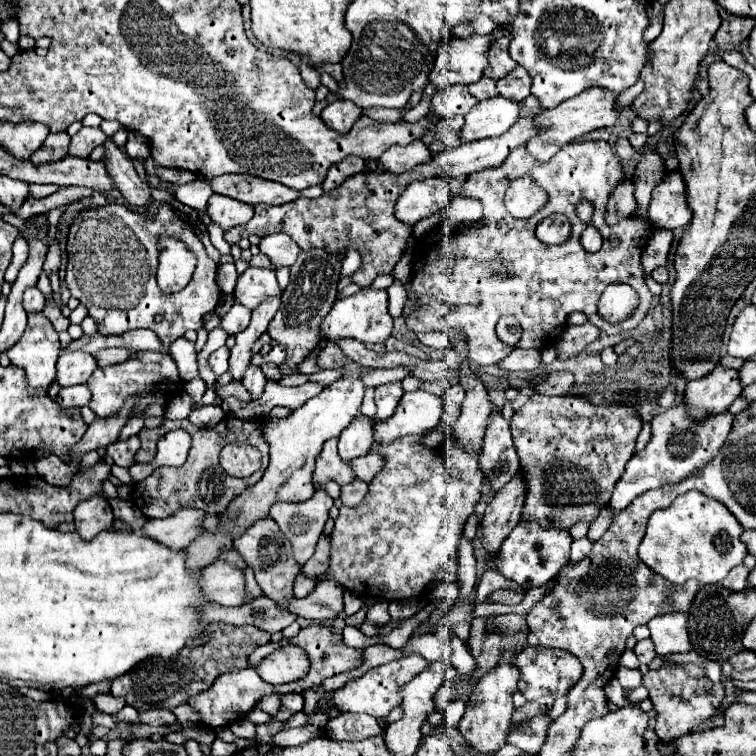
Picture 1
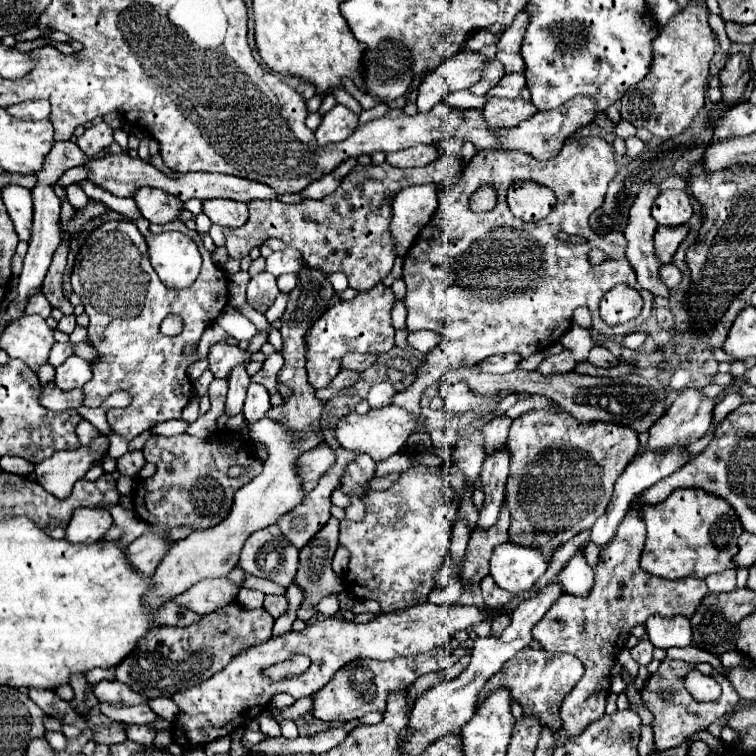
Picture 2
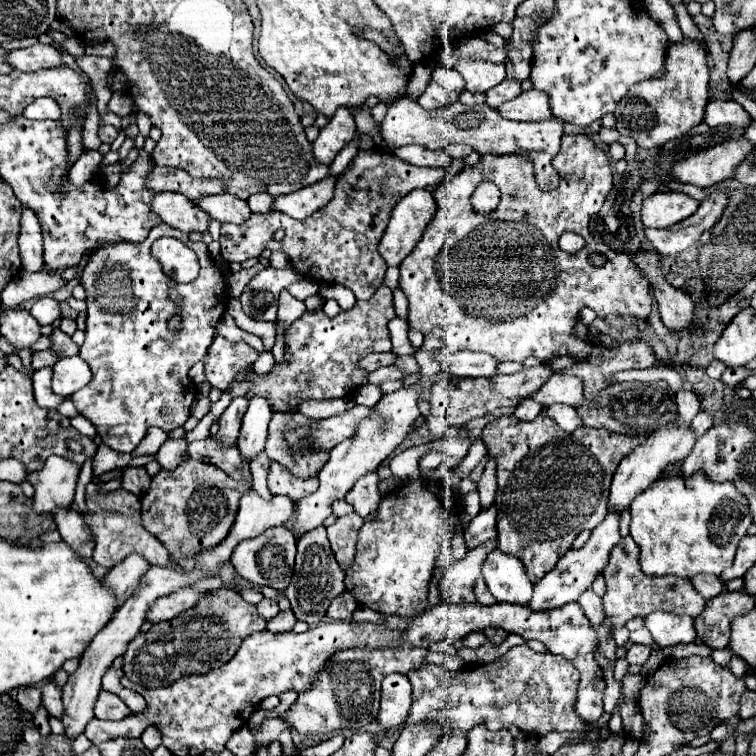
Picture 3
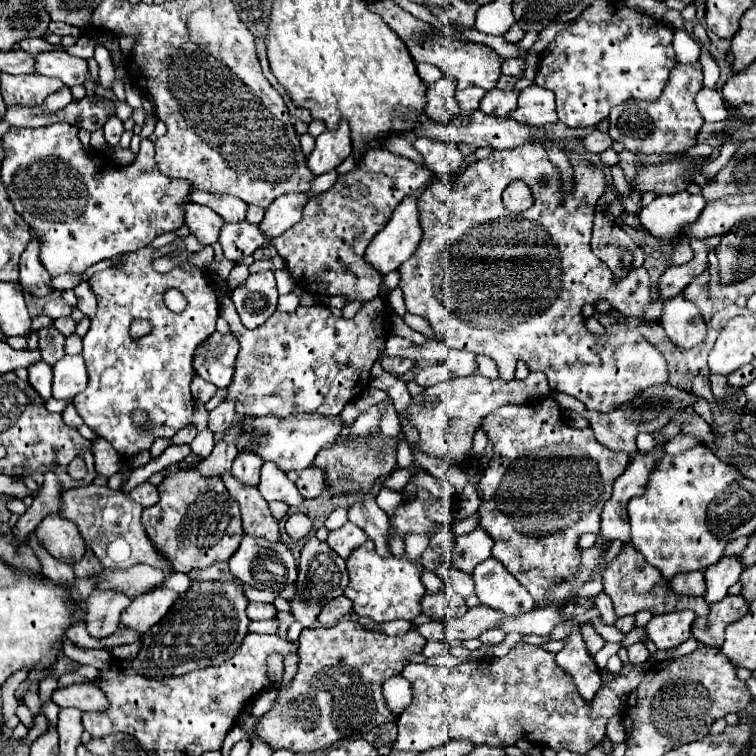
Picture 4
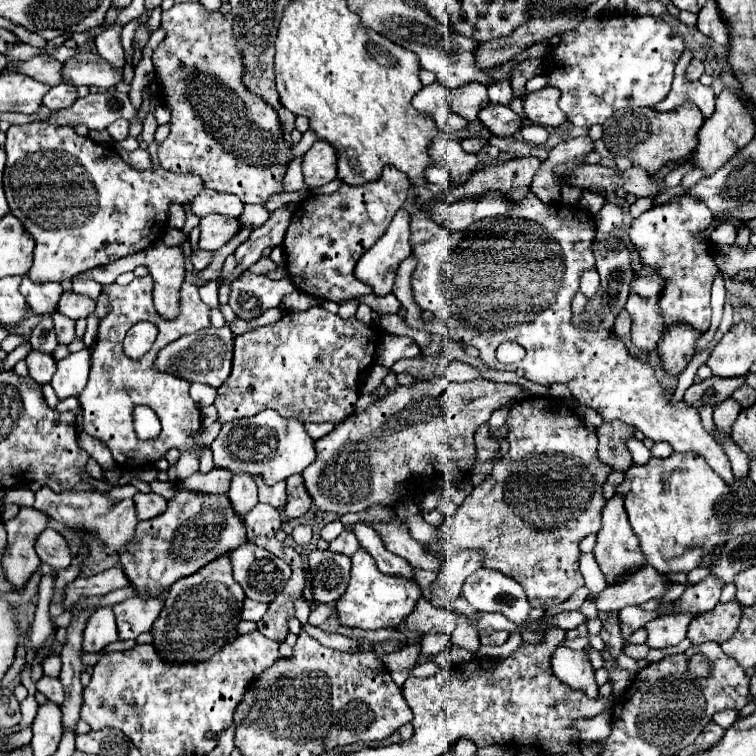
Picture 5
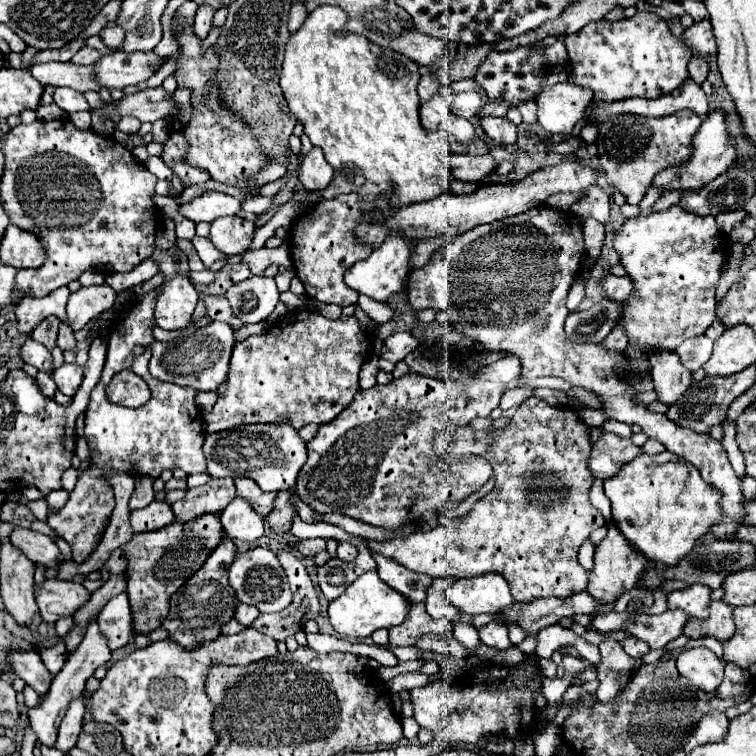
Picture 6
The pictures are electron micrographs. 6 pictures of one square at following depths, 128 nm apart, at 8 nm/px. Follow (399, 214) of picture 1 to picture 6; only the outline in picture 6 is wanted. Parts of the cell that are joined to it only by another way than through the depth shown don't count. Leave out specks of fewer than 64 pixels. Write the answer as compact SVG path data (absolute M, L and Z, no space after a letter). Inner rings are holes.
M392 234L384 240L384 244L380 248L376 248L366 260L356 262L346 274L344 274L344 282L356 290L358 294L366 294L374 300L386 302L392 294L400 292L404 288L404 280L408 276L408 258L410 258L410 250L404 242L402 236Z

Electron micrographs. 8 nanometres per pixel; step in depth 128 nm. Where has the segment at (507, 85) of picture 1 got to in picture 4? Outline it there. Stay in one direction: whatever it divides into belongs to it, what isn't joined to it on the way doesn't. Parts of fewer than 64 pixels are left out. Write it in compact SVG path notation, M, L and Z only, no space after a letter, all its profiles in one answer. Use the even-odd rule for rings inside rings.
M490 90L486 92L484 100L480 102L480 110L488 116L500 116L500 118L508 118L510 112L516 108L516 100L518 100L518 92L512 90Z

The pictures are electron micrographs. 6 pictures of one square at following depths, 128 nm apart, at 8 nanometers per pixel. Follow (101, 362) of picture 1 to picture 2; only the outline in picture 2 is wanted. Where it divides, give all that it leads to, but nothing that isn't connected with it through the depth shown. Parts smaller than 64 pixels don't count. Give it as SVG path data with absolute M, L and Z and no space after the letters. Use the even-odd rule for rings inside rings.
M88 342L74 344L74 354L76 354L76 356L80 356L80 358L84 358L84 360L88 360L88 362L92 362L92 360L96 358L96 350L94 350Z

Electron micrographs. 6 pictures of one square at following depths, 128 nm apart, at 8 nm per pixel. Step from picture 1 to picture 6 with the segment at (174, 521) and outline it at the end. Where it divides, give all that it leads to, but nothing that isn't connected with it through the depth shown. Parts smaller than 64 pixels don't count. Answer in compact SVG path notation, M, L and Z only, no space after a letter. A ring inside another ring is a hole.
M94 618L89 624L86 630L86 636L80 642L80 646L76 648L76 652L68 656L64 668L54 676L52 686L50 686L44 702L40 706L28 710L28 716L30 716L32 728L34 728L36 736L38 736L38 742L44 744L44 746L54 746L56 736L58 736L58 726L60 726L60 722L64 718L64 712L68 710L68 700L72 700L72 696L82 696L86 692L86 680L94 674L94 670L98 666L104 666L104 664L108 664L112 660L112 652L110 652L108 644L106 644L104 636L100 634L96 621L96 618Z

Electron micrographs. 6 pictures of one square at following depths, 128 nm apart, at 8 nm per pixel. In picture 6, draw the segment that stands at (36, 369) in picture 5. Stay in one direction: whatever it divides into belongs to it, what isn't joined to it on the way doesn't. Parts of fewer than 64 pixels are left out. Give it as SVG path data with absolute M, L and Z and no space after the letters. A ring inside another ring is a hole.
M30 338L22 344L22 348L20 348L20 358L22 358L26 364L38 368L38 370L46 370L46 372L52 370L52 354L50 354L50 350L44 348L42 344L36 344L36 342L30 340Z

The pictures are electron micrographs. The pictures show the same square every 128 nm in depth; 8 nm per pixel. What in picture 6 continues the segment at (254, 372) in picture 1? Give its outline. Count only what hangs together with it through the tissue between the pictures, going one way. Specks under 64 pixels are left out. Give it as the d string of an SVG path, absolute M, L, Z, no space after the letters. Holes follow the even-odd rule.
M234 498L228 504L228 508L220 514L220 522L230 538L242 542L254 542L264 536L264 518L258 516L242 498Z

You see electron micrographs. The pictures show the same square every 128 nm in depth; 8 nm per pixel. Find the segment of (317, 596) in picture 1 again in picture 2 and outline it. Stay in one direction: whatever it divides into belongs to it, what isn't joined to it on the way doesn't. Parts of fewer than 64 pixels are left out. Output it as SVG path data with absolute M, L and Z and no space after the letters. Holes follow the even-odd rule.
M332 594L332 596L328 596L328 598L322 598L322 600L318 602L316 610L318 610L318 614L322 614L322 616L334 616L334 614L340 610L340 608L338 608L338 596ZM266 596L264 600L264 610L272 616L272 618L278 618L286 612L288 608L288 600L286 596Z

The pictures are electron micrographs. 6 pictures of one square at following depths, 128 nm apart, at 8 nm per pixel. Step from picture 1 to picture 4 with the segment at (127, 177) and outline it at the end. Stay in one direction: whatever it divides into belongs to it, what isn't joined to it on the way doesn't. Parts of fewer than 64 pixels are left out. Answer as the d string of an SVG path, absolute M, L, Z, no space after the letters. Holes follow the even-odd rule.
M194 202L186 204L184 210L186 210L186 216L184 216L186 226L198 238L198 242L202 246L214 244L220 236L220 228L224 226L224 220L214 210L194 204Z

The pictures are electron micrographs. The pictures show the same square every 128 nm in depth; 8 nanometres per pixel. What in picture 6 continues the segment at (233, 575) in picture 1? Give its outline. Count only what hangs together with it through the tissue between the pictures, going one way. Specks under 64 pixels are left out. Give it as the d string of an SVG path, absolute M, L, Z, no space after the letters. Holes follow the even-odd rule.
M126 594L114 596L102 608L102 612L98 616L98 626L100 626L100 632L104 632L104 638L108 640L108 646L112 650L126 646L134 638L132 612L130 612Z

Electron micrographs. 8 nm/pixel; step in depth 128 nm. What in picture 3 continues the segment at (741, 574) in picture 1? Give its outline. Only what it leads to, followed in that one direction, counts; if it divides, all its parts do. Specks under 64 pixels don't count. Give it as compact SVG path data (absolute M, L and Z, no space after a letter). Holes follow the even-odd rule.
M696 574L690 578L690 582L706 600L710 600L712 596L718 596L724 590L724 584L720 582L720 578L710 574Z

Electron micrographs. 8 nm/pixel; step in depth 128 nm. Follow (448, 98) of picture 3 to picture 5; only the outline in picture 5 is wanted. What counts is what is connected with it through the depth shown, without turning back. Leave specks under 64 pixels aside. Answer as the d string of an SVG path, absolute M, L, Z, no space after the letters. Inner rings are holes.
M440 82L432 86L424 86L416 98L412 100L416 110L424 116L430 116L436 126L444 132L460 132L468 126L468 120L456 116L448 104L448 88L442 86Z

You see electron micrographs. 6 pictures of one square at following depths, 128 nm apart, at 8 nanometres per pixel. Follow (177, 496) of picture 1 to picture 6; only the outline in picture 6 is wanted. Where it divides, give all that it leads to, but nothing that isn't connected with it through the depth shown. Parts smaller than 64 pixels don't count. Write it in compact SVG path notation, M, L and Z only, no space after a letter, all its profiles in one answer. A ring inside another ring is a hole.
M206 514L192 524L170 524L156 532L134 534L132 540L124 546L128 560L128 600L132 608L132 622L136 634L150 634L162 626L168 616L172 594L206 562L210 552L216 548L224 534L220 518L216 514Z

